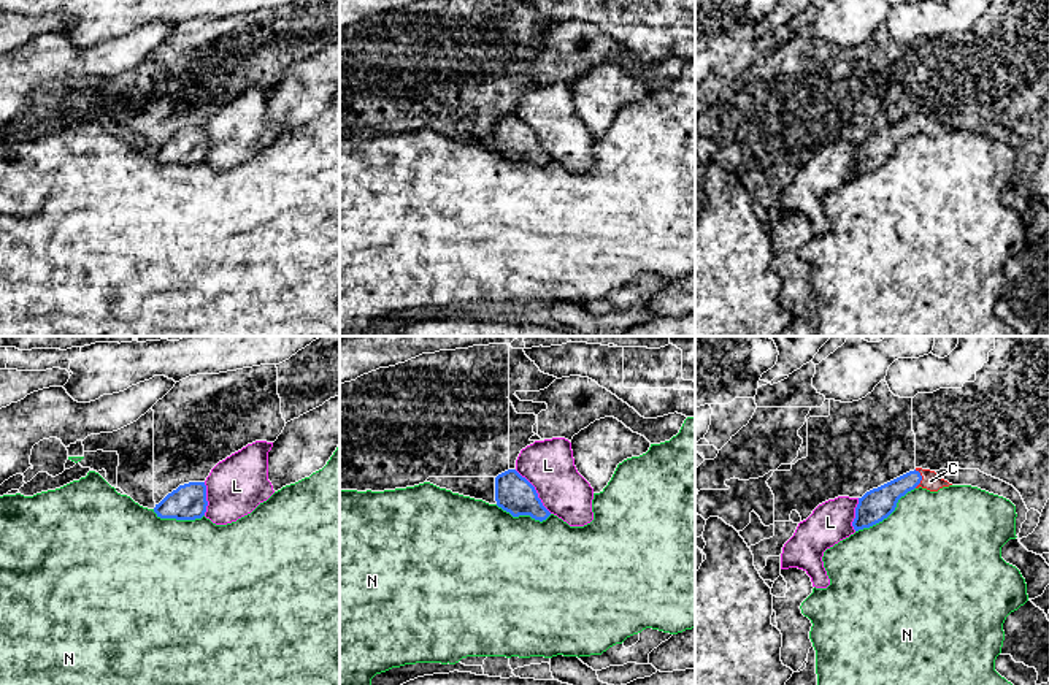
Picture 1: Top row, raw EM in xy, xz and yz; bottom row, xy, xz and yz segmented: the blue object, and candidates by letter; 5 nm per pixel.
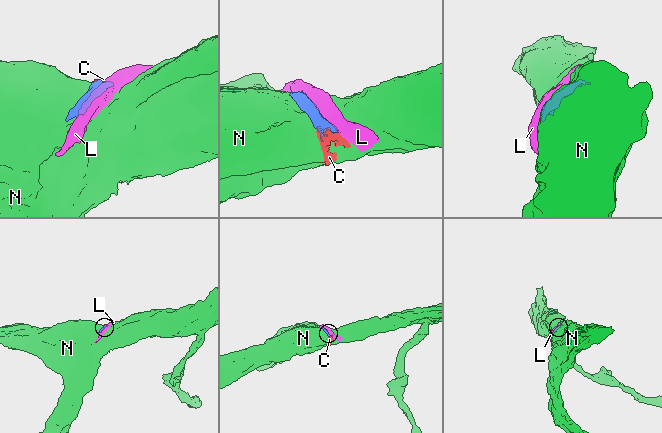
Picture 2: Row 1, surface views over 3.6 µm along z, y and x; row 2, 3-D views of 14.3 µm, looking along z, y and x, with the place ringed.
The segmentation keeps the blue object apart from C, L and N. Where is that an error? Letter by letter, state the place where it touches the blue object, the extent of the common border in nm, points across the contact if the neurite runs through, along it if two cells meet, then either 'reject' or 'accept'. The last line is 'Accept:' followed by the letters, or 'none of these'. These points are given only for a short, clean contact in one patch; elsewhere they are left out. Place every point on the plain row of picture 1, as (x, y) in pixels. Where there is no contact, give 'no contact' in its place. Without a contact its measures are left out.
C: contact yz (921, 124); length 100 nm; way yz (879, 148), (900, 130), (921, 124), (930, 126); accept
L: contact xz (535, 135); length 300 nm; reject
N: contact yz (887, 160); length 380 nm; reject
Accept: C

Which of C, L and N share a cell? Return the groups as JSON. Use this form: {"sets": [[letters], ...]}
{"sets": [["C"], ["L"], ["N"]]}

